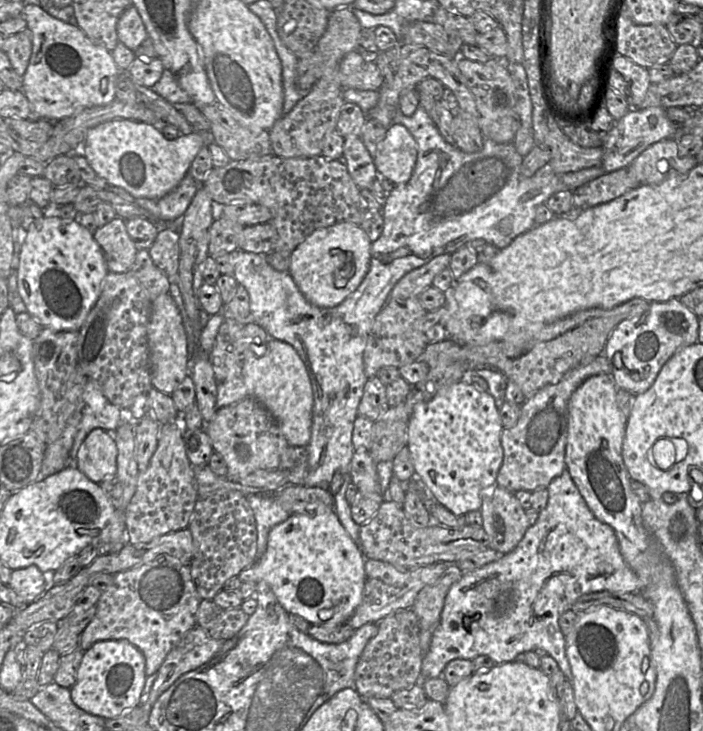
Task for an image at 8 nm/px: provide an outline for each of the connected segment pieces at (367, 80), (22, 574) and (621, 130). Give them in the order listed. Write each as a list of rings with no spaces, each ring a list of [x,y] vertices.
[[[357,51],[349,52],[340,64],[340,81],[344,88],[379,90],[383,76],[375,62],[367,62]]]
[[[35,565],[12,570],[7,586],[23,600],[24,606],[33,603],[46,591],[44,574]]]
[[[663,107],[631,109],[615,123],[602,146],[601,167],[606,173],[628,168],[647,148],[663,139],[677,138],[679,126],[668,118],[666,109]]]

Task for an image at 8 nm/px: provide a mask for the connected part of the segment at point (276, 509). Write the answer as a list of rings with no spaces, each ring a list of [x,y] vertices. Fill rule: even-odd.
[[[248,495],[247,500],[253,511],[257,528],[257,561],[266,551],[271,528],[285,521],[291,514],[284,510],[271,495]]]

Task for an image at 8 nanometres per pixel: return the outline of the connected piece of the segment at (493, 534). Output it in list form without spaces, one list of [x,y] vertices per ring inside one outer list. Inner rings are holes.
[[[497,484],[494,485],[493,494],[484,498],[480,511],[489,548],[501,555],[513,551],[530,527],[525,510],[515,494]]]

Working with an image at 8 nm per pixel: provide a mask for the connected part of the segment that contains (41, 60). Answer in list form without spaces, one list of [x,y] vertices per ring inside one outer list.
[[[26,4],[25,15],[33,46],[22,92],[40,119],[57,122],[85,108],[105,106],[115,100],[115,84],[122,70],[110,51],[92,41],[78,25],[51,16],[39,4]]]

